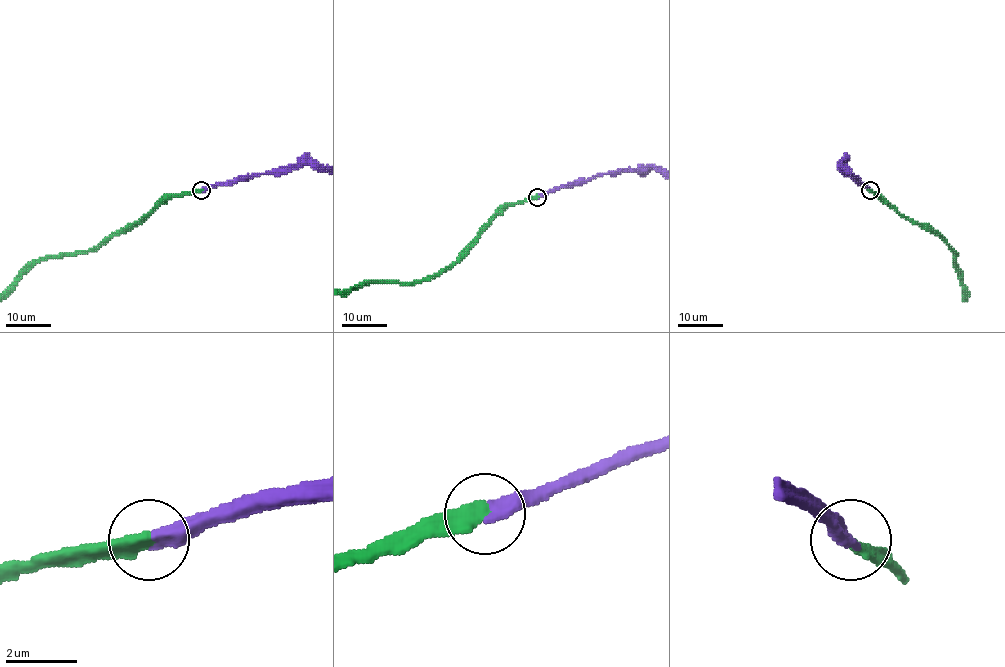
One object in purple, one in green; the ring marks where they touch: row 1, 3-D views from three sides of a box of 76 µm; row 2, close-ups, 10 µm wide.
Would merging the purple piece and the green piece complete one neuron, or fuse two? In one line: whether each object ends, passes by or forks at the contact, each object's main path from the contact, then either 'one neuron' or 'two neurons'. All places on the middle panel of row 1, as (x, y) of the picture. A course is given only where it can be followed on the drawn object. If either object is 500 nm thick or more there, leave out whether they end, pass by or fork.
purple ends there; green ends there; green runs (537, 197), (508, 202), (455, 261), (423, 281), (364, 282), (343, 291); one neuron

